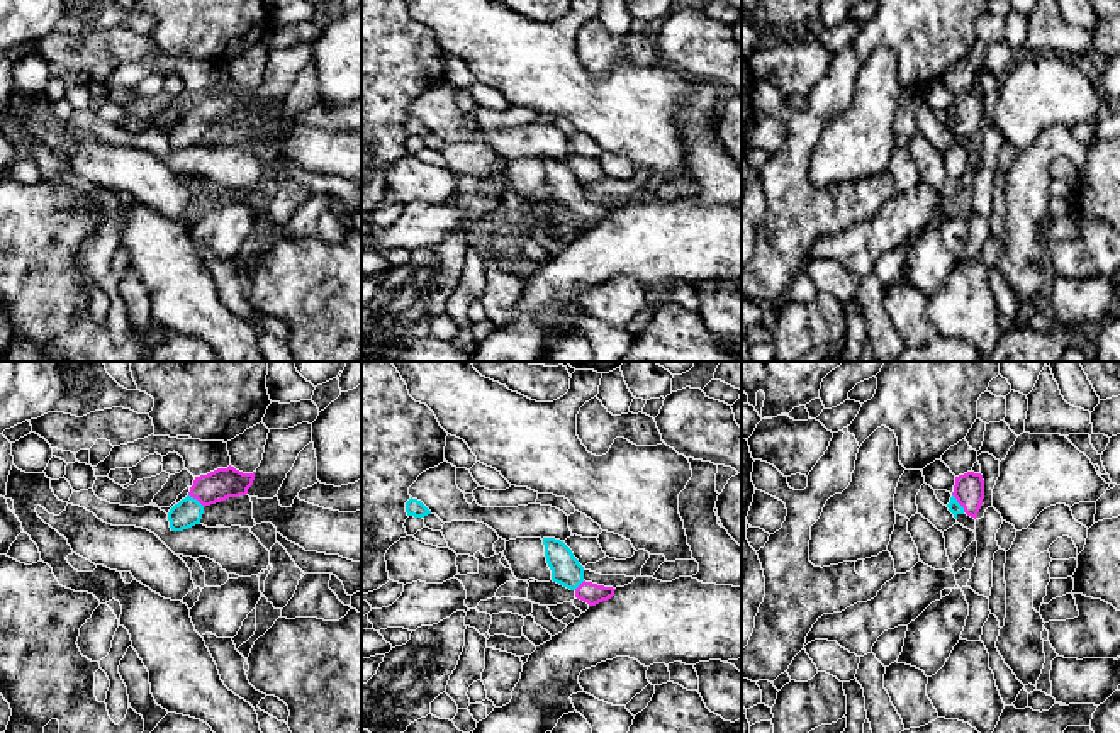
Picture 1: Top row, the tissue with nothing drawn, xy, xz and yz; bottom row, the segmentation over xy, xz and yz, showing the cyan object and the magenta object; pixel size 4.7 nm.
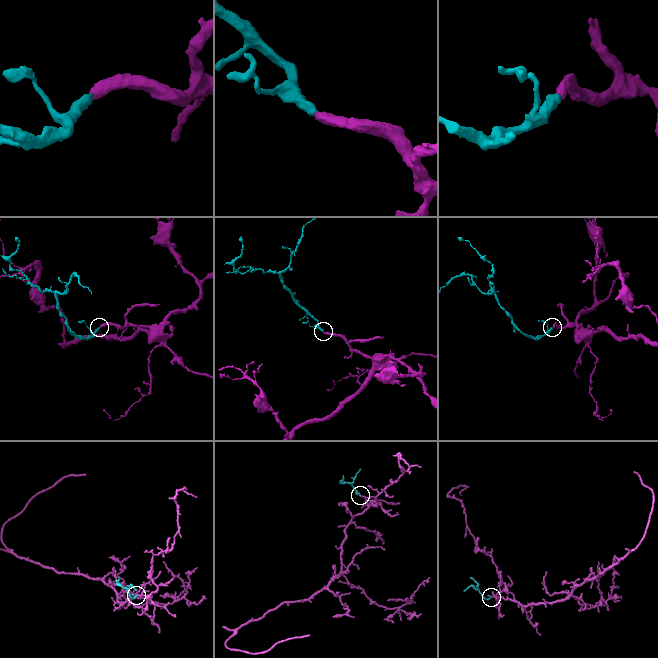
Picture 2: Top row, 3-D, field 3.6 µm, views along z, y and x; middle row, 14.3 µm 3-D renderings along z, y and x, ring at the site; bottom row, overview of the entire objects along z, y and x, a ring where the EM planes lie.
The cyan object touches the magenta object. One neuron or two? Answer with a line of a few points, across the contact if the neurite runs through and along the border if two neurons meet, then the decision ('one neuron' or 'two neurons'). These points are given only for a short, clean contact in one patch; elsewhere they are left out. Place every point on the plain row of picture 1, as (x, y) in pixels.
line yz (954, 126), (957, 123), (969, 109); one neuron

